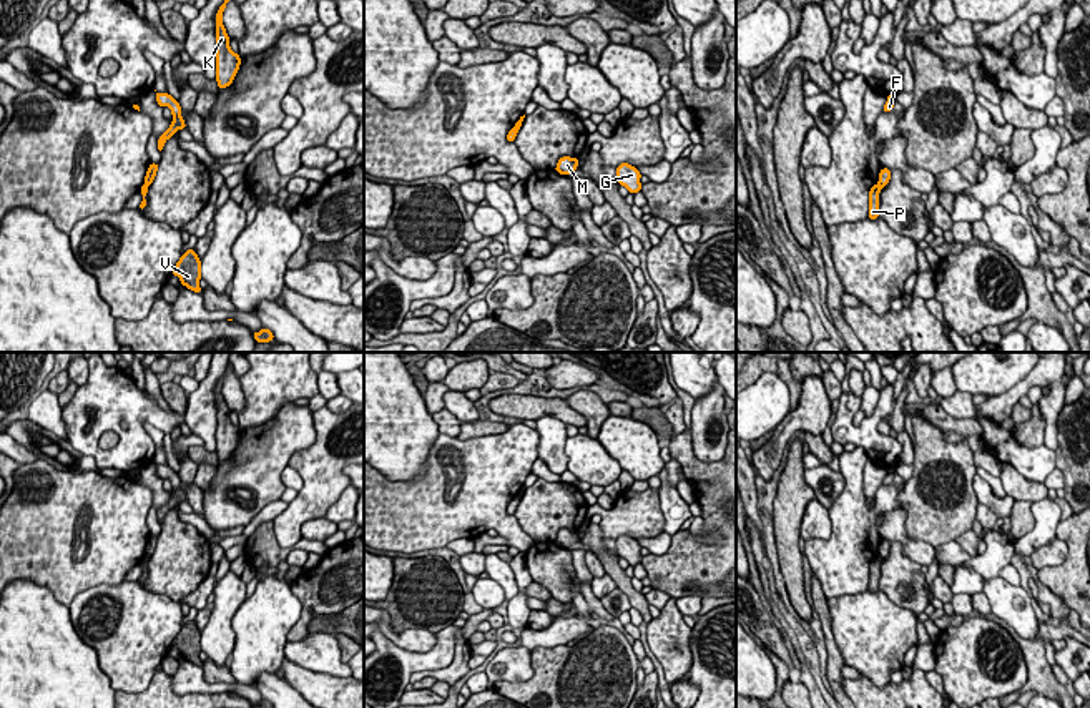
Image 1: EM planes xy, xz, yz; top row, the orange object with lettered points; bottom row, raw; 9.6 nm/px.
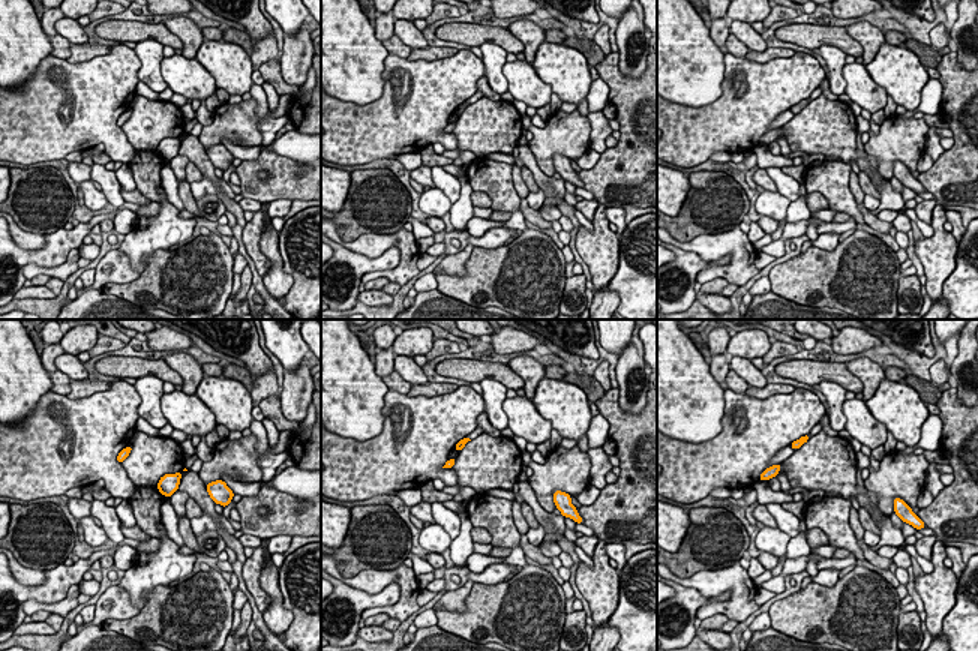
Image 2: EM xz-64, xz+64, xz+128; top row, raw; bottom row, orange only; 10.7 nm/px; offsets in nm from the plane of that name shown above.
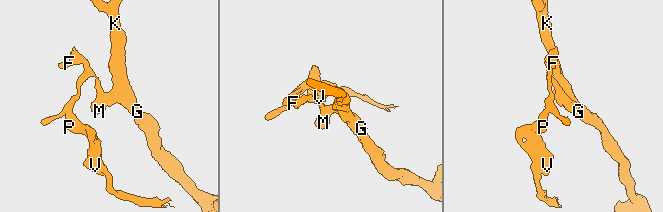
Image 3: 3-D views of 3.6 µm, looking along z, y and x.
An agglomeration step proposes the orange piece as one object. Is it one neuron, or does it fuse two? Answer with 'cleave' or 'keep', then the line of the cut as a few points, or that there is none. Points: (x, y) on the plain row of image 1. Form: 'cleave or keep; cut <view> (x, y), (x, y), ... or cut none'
cleave; cut yz (878, 555), (881, 559)

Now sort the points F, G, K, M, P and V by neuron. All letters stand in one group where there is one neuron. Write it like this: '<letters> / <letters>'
F G K M / P V

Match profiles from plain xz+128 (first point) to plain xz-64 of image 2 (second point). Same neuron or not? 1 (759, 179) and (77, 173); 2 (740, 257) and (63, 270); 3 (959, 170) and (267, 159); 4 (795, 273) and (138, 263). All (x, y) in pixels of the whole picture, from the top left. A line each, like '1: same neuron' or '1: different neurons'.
1: same neuron
2: same neuron
3: same neuron
4: different neurons

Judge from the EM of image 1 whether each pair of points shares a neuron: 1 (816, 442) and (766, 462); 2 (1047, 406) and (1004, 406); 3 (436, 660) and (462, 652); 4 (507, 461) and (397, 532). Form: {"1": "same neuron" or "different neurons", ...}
{"1": "different neurons", "2": "same neuron", "3": "different neurons", "4": "same neuron"}

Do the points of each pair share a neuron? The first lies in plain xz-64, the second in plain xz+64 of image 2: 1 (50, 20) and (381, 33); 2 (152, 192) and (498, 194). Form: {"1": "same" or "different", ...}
{"1": "same", "2": "same"}

